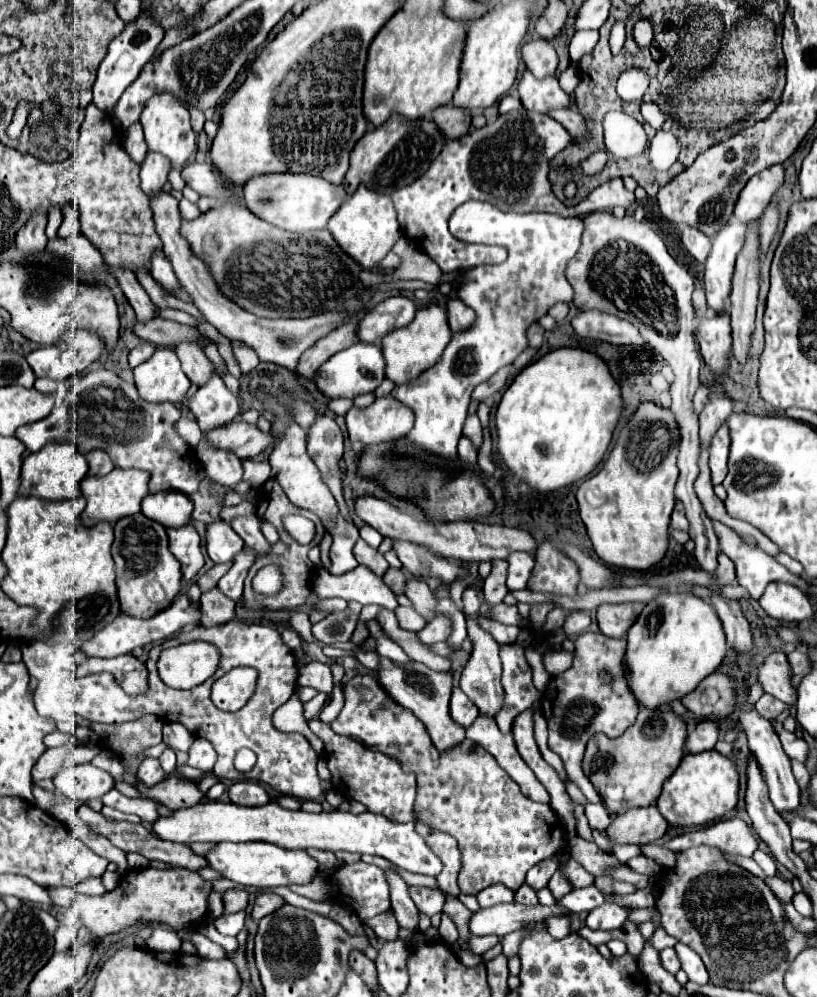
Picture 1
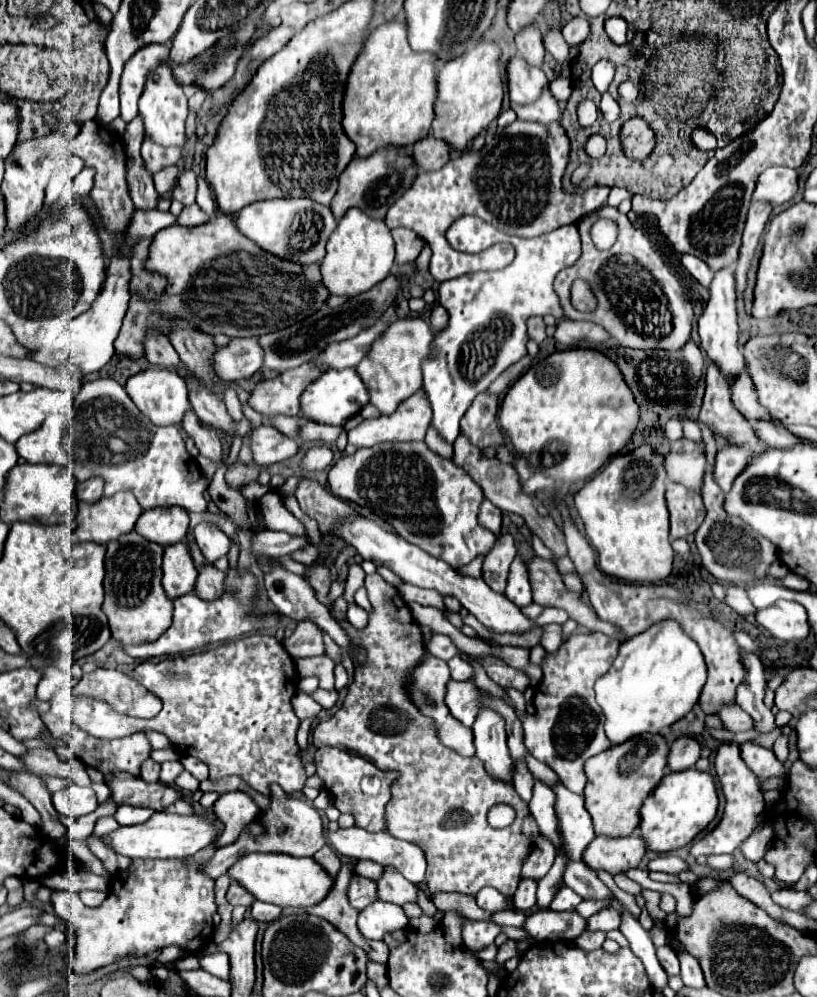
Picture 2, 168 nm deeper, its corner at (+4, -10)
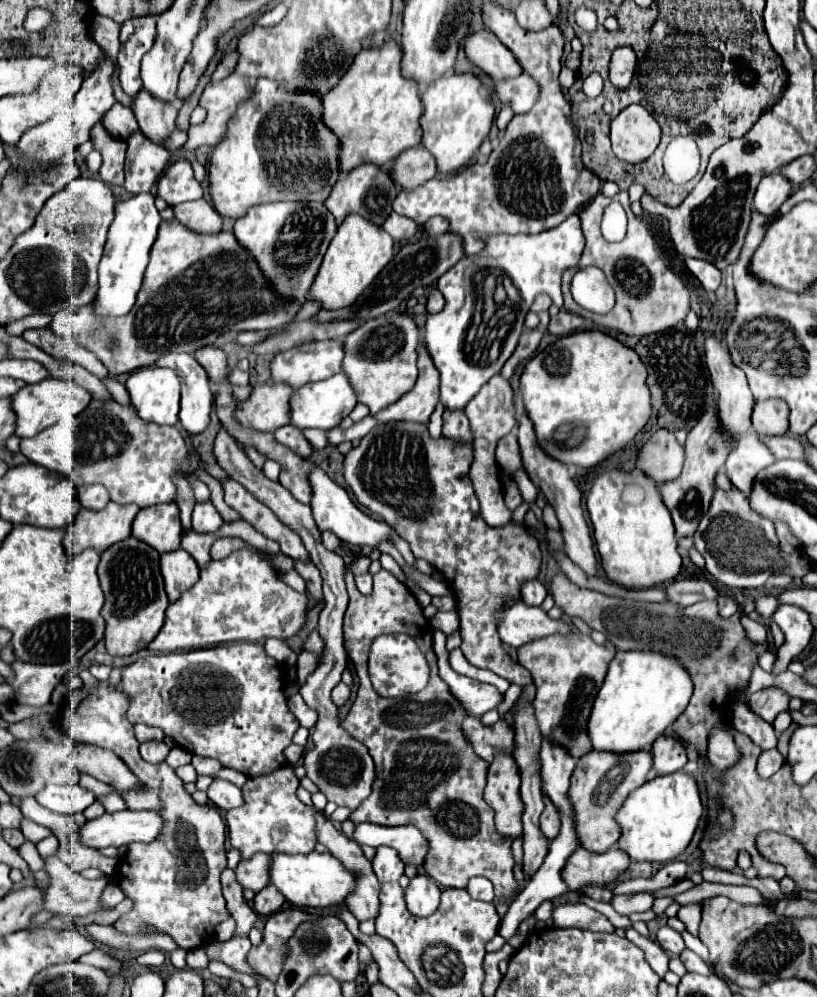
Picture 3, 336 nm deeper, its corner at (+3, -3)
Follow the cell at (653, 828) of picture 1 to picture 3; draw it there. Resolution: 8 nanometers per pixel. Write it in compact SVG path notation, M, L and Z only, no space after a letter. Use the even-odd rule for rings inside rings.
M578 847L570 859L566 859L562 879L570 891L578 893L580 887L586 885L614 883L628 865L630 857L624 851L618 851L618 847L612 847L602 855L590 855L590 851L582 851L582 847Z

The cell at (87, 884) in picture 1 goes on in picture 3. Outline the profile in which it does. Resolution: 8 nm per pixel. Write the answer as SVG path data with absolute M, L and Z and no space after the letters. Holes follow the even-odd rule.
M110 883L108 887L106 887L106 891L104 891L104 901L106 901L106 905L112 905L112 907L116 907L120 901L124 901L126 899L126 895L124 895L124 891L116 885L116 883Z

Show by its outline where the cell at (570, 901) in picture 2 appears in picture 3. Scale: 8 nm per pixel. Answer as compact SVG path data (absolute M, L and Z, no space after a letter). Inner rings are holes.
M584 897L584 899L580 899L582 903L586 903L588 907L592 907L592 909L596 909L596 911L600 911L600 913L604 913L618 929L630 929L632 927L632 921L628 919L628 917L622 917L620 913L616 913L610 905L606 905L606 903L598 903L598 901L594 901L594 899L590 899L590 897Z

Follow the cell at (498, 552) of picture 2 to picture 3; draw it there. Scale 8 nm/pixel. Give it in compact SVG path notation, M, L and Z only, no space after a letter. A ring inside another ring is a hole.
M494 375L494 379L490 379L490 383L486 383L486 387L482 387L482 391L478 391L478 395L474 395L474 399L470 399L470 403L464 407L466 417L470 421L470 431L474 437L474 463L470 467L470 479L472 479L476 497L480 501L484 521L494 527L506 525L512 519L512 511L504 503L504 483L500 479L498 463L494 455L498 441L504 435L508 435L516 425L512 397L514 397L514 391L510 383L502 379L502 375Z

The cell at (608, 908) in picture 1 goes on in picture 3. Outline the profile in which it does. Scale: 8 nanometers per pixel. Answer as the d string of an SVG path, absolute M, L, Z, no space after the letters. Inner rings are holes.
M630 893L630 895L616 895L612 901L612 907L620 915L630 915L636 911L648 911L654 903L654 893Z

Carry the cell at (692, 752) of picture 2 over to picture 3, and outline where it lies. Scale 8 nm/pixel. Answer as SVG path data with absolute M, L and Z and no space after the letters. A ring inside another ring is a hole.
M660 735L654 741L654 745L652 745L652 773L656 777L682 769L686 765L686 761L688 759L686 759L684 745L678 739Z

